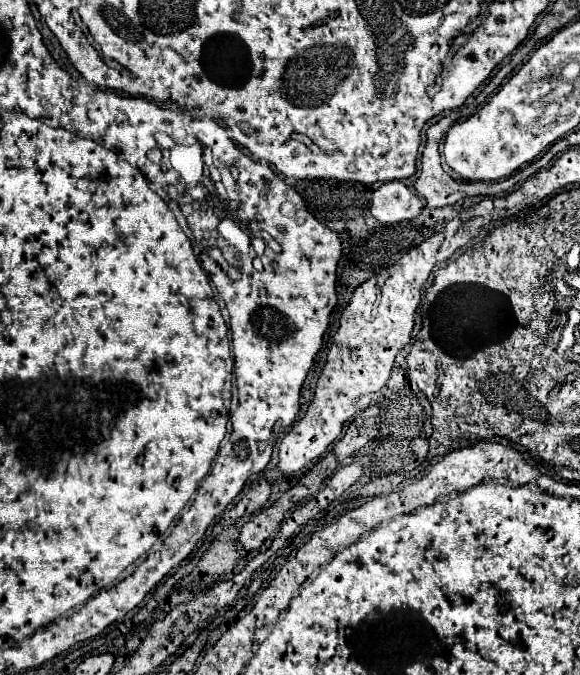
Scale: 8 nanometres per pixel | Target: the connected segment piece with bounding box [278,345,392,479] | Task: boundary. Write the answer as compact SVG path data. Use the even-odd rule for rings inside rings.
M338 345L330 347L326 365L322 369L322 375L318 379L314 399L304 415L290 433L280 441L280 463L278 467L282 469L284 477L292 479L298 475L308 463L312 463L316 457L320 457L328 445L336 441L336 437L342 431L344 421L352 419L356 415L356 405L354 401L366 393L380 391L388 377L390 377L390 361L378 361L378 357L370 357L370 353L350 353L346 357L346 349L338 349Z

